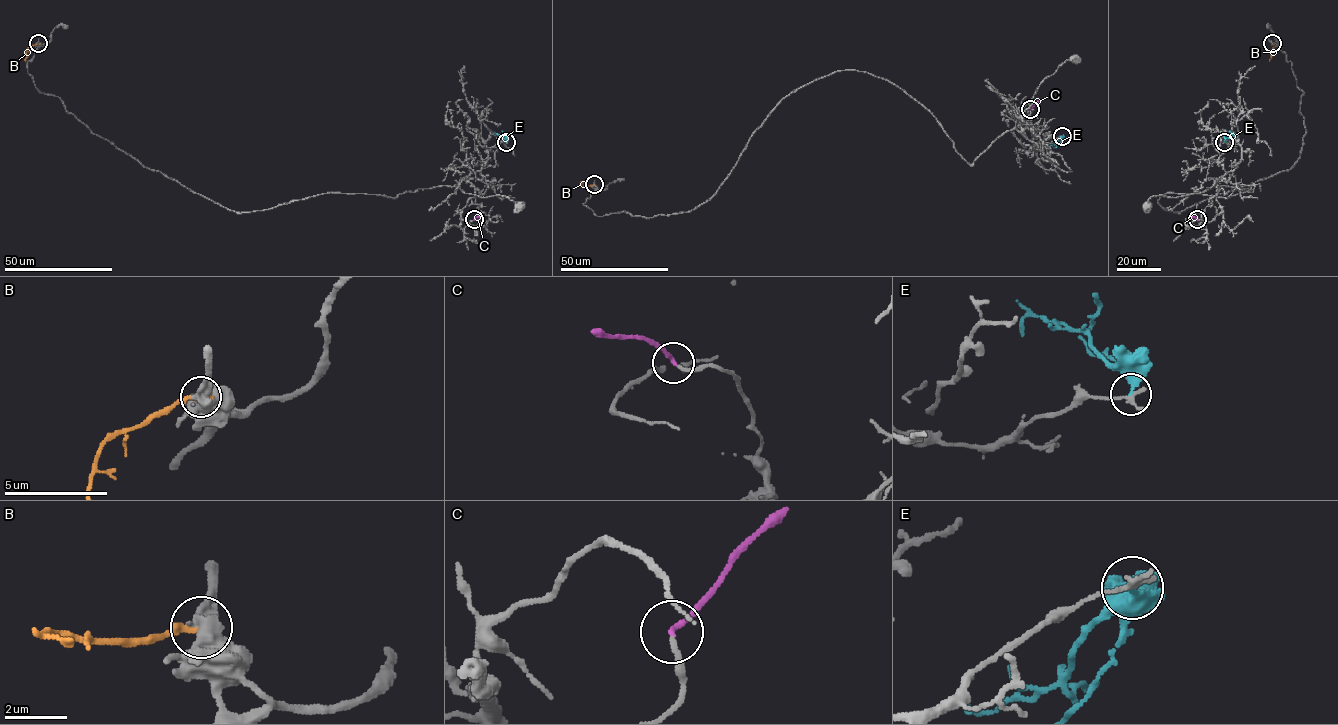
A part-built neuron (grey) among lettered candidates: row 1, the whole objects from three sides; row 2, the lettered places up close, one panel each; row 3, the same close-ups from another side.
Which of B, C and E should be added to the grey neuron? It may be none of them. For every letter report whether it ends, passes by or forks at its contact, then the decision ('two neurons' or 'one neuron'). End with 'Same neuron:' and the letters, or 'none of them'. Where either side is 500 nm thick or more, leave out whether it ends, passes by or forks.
B: two neurons
C: it ends there; one neuron
E: it ends there; two neurons
Same neuron: C

